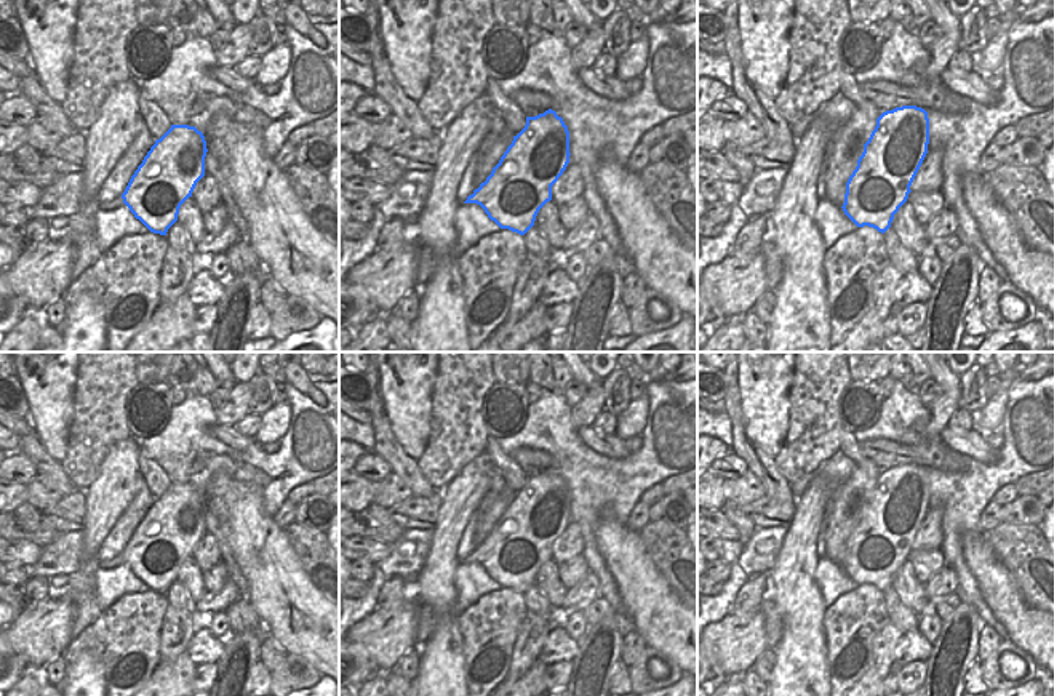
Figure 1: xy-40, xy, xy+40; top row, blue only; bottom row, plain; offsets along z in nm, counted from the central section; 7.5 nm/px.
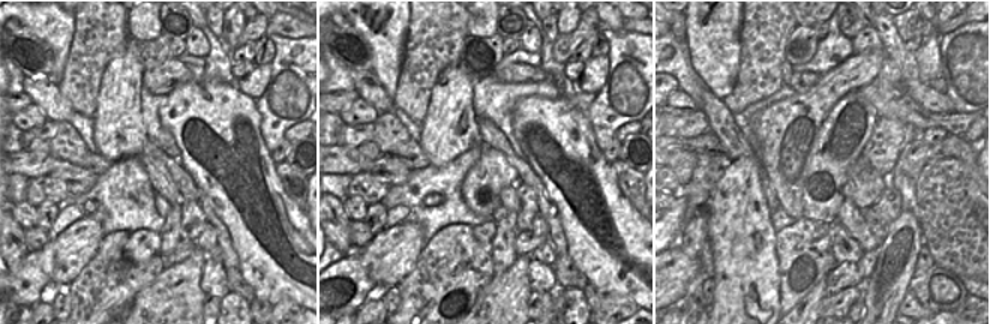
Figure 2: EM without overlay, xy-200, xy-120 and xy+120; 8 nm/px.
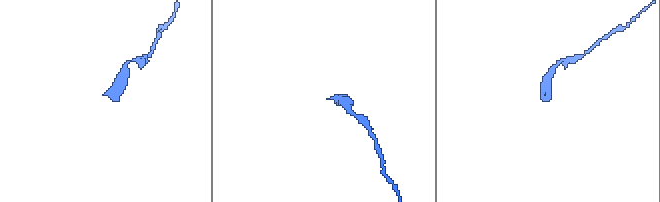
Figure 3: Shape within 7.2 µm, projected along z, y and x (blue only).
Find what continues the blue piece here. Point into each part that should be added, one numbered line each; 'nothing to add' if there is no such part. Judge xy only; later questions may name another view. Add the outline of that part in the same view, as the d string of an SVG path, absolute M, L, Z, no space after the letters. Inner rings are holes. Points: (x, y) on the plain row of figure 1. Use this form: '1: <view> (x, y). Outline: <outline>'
nothing to add

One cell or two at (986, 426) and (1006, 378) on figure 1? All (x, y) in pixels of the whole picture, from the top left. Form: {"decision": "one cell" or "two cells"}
{"decision": "one cell"}

